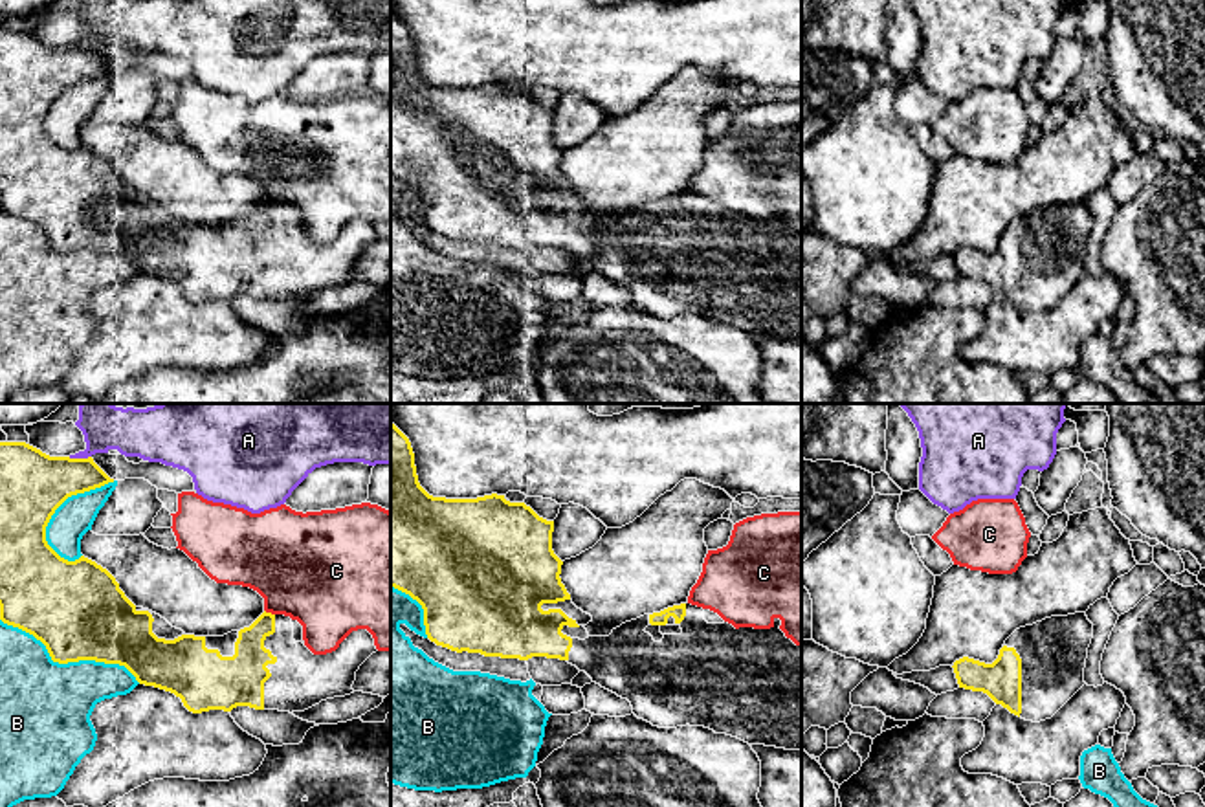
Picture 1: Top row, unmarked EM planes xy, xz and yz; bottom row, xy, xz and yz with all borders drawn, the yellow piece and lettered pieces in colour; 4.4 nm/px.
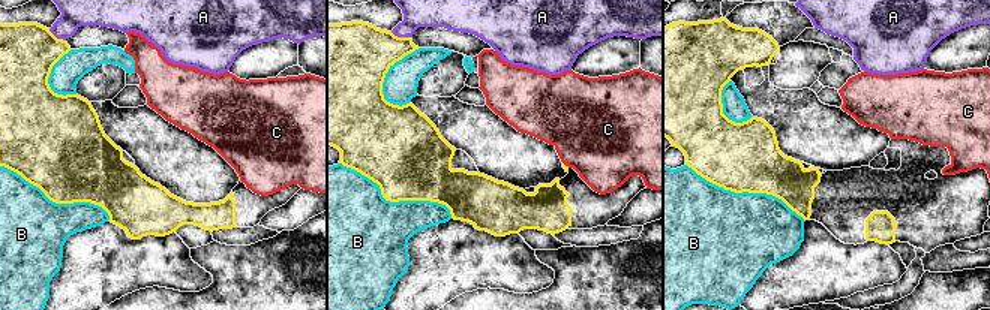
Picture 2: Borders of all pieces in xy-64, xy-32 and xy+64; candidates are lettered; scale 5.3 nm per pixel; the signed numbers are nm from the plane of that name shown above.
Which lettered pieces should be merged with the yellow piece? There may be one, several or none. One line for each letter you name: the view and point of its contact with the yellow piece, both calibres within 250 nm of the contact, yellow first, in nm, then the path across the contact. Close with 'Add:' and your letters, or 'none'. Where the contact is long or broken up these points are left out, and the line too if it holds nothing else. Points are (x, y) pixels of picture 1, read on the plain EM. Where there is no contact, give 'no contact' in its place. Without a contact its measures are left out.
Add: none

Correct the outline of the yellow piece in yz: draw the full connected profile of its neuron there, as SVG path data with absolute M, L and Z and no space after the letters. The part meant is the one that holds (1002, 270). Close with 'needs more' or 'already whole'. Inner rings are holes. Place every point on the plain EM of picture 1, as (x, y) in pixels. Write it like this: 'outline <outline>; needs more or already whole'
outline M1086 202L1051 205L1016 218L992 253L963 246L952 257L959 277L983 281L1011 303L1040 312L1086 273L1091 227Z; needs more

